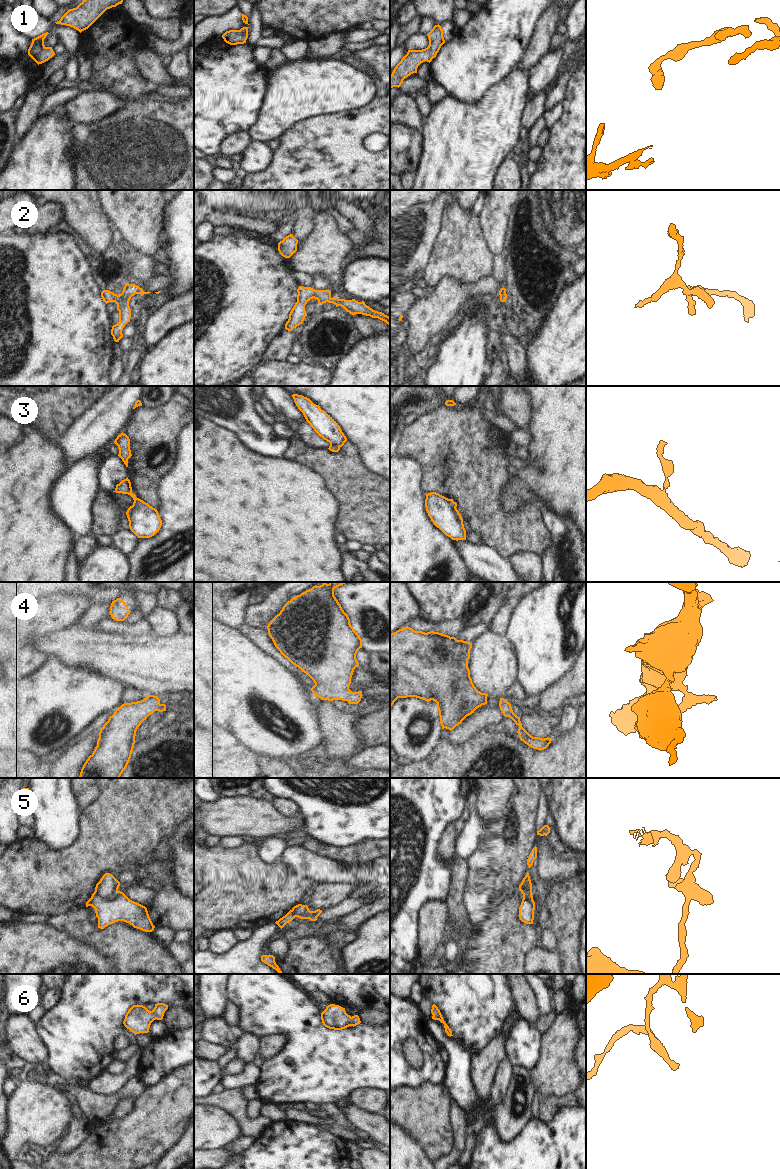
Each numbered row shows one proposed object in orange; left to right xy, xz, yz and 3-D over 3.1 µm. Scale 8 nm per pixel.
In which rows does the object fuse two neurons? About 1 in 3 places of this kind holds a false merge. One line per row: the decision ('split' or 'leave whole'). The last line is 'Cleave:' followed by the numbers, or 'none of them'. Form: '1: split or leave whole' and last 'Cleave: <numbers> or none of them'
1: leave whole
2: leave whole
3: split
4: leave whole
5: split
6: leave whole
Cleave: 3, 5

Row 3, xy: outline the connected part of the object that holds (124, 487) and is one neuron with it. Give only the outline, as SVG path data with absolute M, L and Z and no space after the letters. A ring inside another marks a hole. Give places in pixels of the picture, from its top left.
M128 477L116 485L114 492L130 495L134 500L133 504L144 502L143 500L137 498L136 495L132 493L131 482L128 479Z

